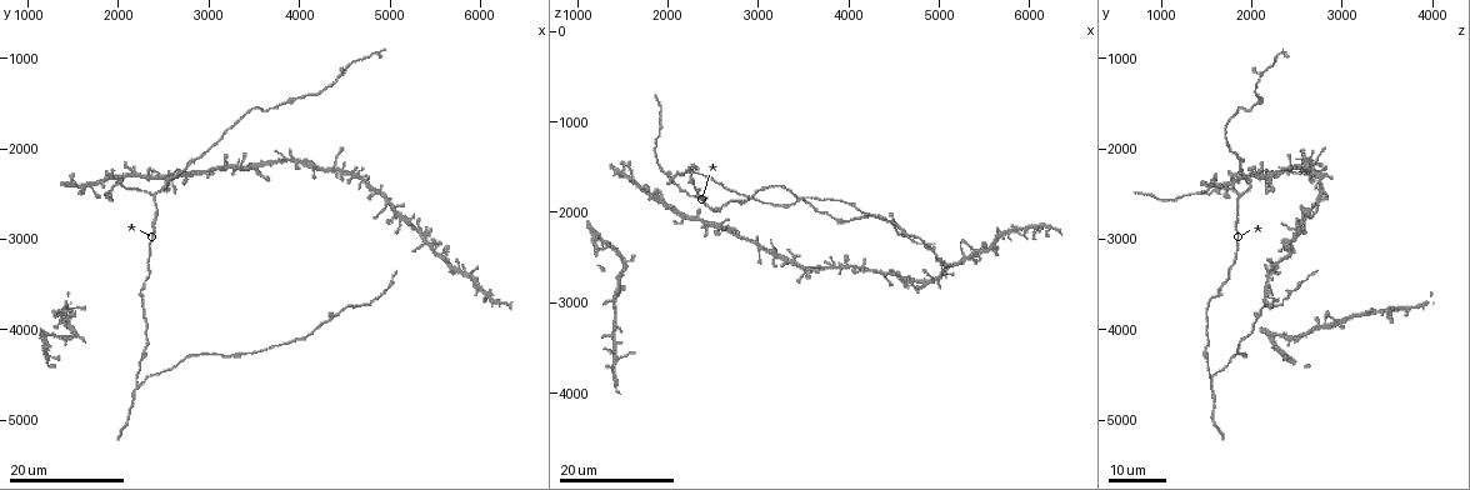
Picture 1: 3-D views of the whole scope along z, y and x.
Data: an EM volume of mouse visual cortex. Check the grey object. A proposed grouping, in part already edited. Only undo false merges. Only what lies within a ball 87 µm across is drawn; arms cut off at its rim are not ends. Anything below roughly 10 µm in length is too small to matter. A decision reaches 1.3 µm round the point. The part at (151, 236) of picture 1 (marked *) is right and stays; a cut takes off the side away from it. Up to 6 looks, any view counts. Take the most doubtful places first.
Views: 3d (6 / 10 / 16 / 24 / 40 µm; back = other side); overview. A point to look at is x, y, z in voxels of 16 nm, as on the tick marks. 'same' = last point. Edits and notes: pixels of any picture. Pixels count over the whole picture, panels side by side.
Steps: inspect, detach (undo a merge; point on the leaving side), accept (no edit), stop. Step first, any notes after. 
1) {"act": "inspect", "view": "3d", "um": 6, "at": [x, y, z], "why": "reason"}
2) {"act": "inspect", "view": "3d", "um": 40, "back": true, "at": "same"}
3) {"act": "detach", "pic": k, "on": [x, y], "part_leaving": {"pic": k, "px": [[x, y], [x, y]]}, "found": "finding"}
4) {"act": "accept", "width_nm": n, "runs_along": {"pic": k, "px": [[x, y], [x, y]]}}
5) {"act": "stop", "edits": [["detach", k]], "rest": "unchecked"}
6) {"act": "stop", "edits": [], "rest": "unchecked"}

{"act": "inspect", "view": "3d", "um": 16, "at": [1500, 4050, 2550], "why": "side arm on a straight run"}

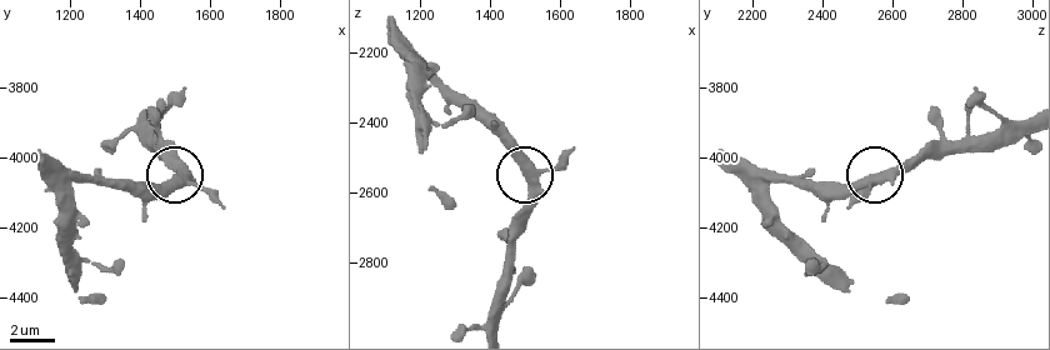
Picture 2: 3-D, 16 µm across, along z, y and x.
{"act": "inspect", "view": "3d", "um": 6, "at": [1500, 4060, 2540], "why": "zoom in"}

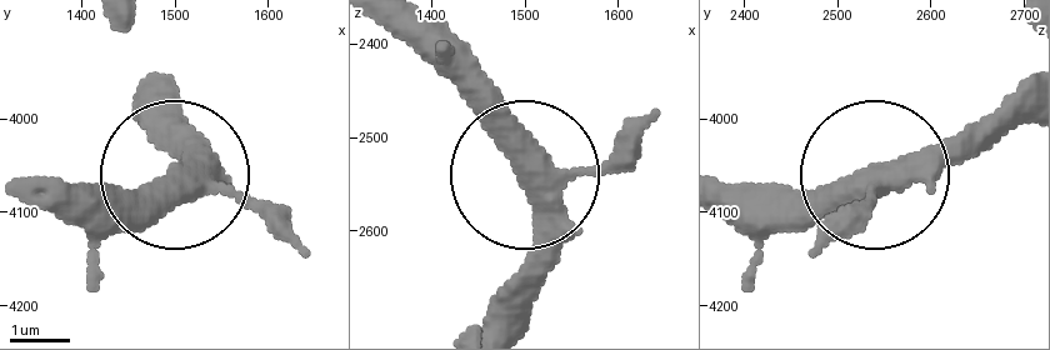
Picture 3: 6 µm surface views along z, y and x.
{"act": "accept", "arms": 3, "found": "all the same cell"}

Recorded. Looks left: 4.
{"act": "inspect", "view": "3d", "um": 16, "at": [2250, 4600, 1550], "why": "three-way junction"}

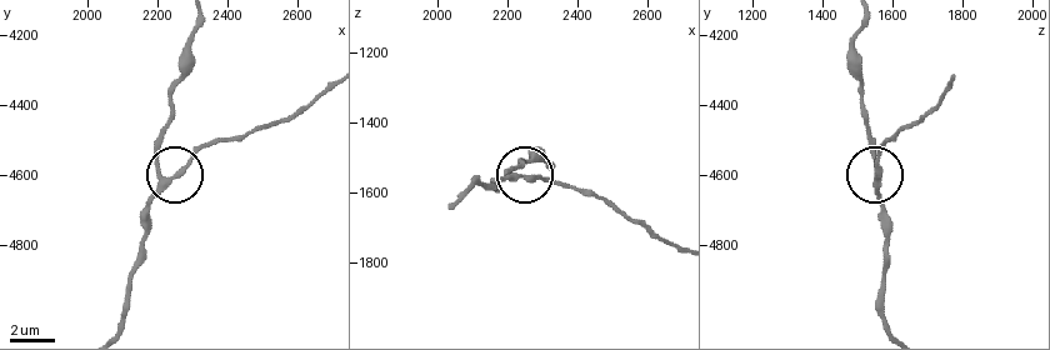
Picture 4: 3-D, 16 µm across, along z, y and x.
{"act": "inspect", "view": "3d", "um": 10, "at": [2230, 4620, 1550]}

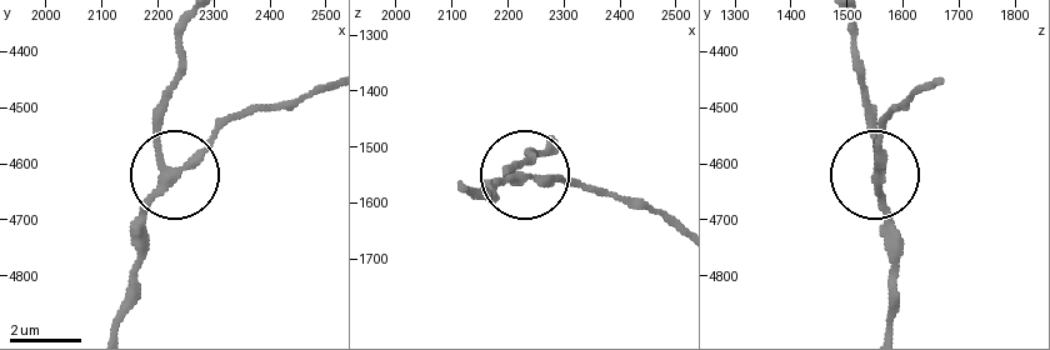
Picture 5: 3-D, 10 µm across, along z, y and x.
{"act": "accept", "width_nm": 210, "found": "all the same cell"}

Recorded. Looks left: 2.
{"act": "inspect", "view": "3d", "um": 16, "at": [2400, 2500, 1900], "why": "three-way junction"}

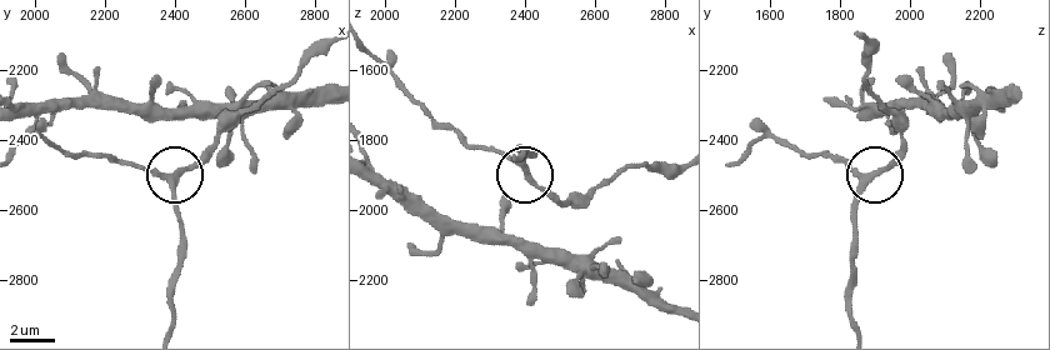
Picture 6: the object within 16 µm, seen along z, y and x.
{"act": "inspect", "view": "3d", "um": 10, "at": [2400, 2500, 1870]}

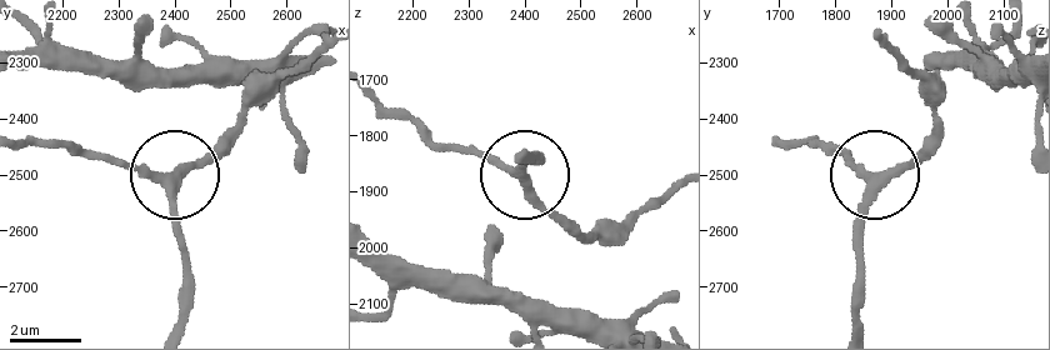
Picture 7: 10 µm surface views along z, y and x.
{"act": "accept", "arms": 3, "runs_along": {"pic": 7, "px": [[855, 326], [855, 246], [874, 175], [831, 156]]}, "found": "one cell here"}

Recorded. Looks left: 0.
{"act": "stop", "edits": [], "rest": "unchecked"}

